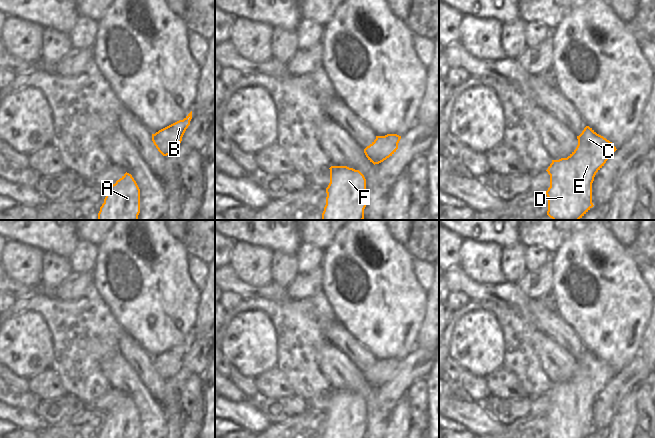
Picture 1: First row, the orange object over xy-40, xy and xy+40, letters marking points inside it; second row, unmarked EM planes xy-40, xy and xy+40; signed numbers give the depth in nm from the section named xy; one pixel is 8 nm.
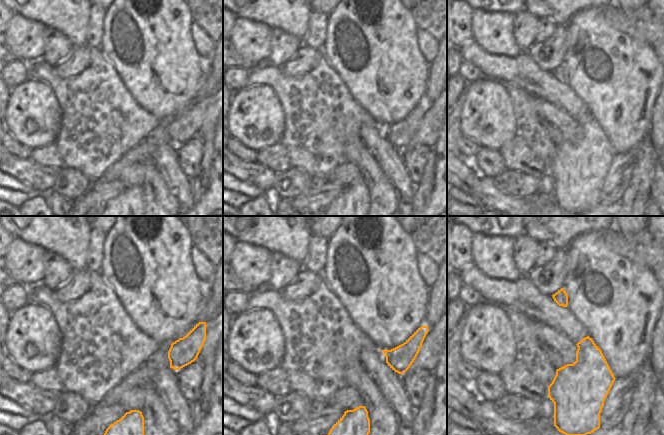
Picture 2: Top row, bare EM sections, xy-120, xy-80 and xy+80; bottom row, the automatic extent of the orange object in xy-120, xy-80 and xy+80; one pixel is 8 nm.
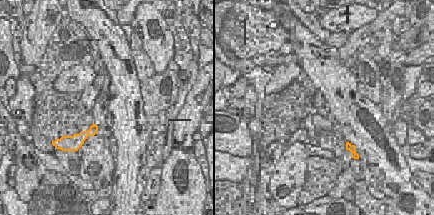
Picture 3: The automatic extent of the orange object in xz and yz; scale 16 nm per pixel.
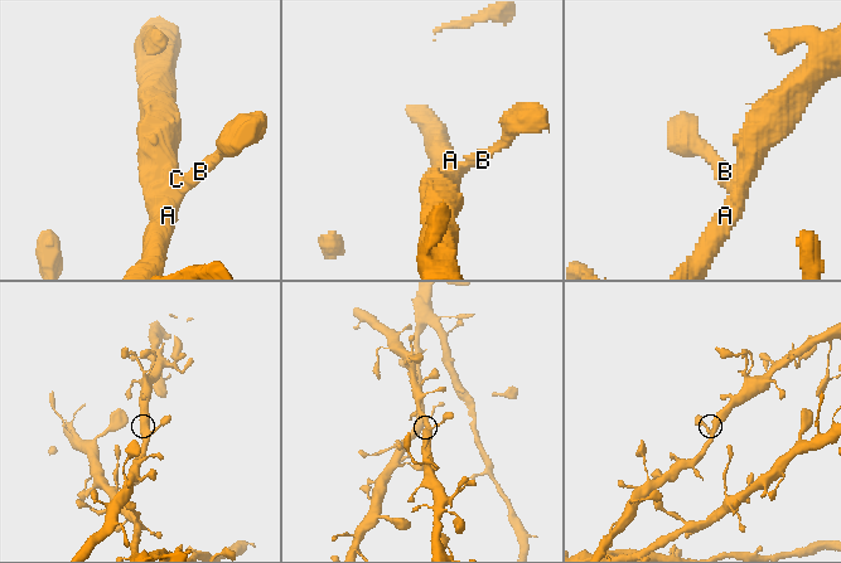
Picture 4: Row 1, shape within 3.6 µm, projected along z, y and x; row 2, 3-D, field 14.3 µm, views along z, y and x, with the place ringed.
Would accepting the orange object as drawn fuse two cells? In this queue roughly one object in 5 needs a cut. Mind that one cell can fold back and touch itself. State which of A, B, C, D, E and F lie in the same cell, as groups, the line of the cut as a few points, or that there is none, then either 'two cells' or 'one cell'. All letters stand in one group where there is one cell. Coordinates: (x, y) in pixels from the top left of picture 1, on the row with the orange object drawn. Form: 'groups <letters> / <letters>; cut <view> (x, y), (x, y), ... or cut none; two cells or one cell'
groups A B C D E F; cut none; one cell

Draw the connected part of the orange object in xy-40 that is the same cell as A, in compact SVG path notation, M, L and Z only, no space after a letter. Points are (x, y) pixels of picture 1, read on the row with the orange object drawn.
M125 173L108 188L97 220L138 220L140 189L131 174Z

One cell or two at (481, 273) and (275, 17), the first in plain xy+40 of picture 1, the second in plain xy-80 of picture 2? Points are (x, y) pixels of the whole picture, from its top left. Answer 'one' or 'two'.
two

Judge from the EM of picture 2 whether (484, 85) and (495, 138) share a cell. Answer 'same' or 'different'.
same

